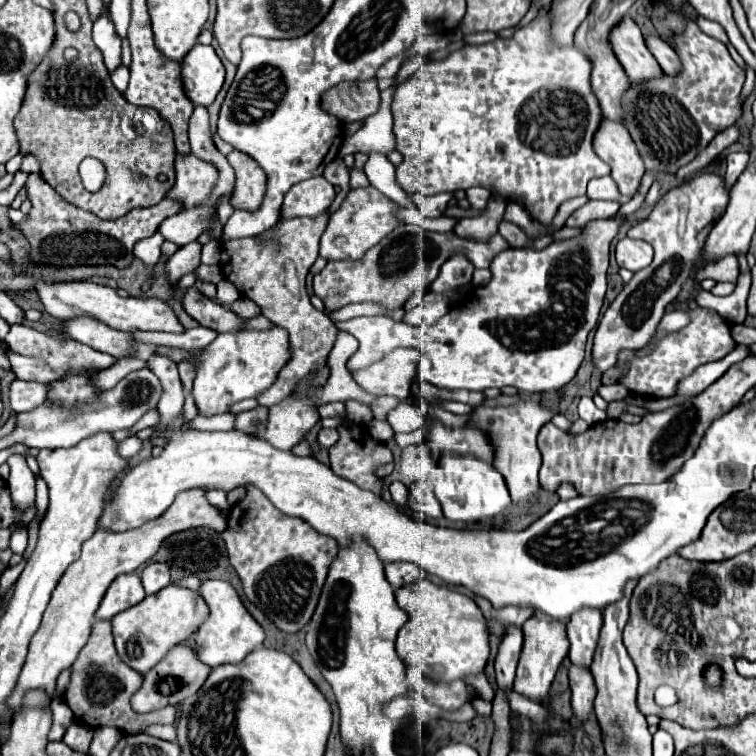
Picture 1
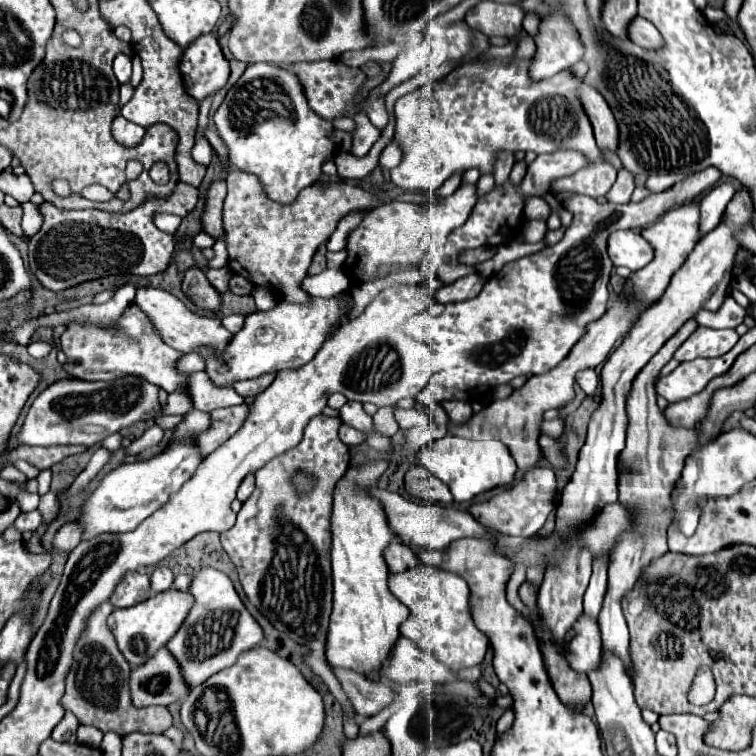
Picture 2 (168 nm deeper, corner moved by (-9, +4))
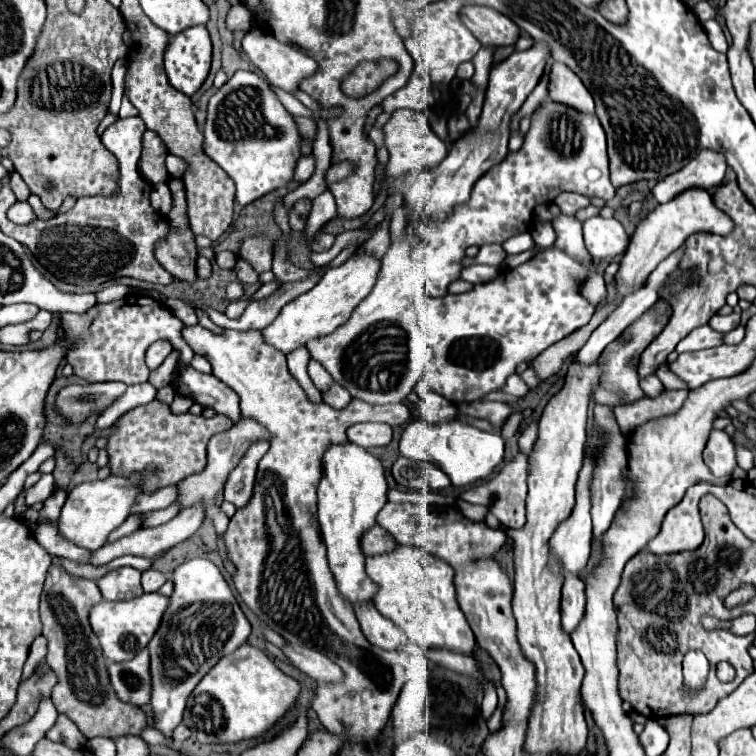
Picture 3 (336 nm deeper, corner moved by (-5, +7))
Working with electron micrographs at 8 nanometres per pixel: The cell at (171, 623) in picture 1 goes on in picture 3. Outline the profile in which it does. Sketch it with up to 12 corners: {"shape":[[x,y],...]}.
{"shape":[[160,592],[90,612],[104,656],[132,660],[170,600]]}

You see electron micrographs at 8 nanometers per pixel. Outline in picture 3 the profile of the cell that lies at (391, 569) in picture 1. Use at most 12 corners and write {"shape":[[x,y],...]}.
{"shape":[[380,526],[362,540],[366,556],[394,552],[398,542]]}

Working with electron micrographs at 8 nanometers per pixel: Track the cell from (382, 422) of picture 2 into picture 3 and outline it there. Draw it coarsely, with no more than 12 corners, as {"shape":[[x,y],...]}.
{"shape":[[376,422],[354,424],[346,432],[362,448],[386,446],[392,428]]}

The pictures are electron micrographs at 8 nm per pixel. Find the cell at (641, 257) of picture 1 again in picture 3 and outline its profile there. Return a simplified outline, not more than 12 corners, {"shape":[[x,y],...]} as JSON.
{"shape":[[616,218],[584,220],[584,242],[598,260],[614,260],[630,246]]}

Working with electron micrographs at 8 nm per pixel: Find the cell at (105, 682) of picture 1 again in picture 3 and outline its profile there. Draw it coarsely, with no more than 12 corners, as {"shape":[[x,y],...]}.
{"shape":[[50,566],[40,596],[52,702],[86,738],[140,736],[88,622],[96,582]]}

